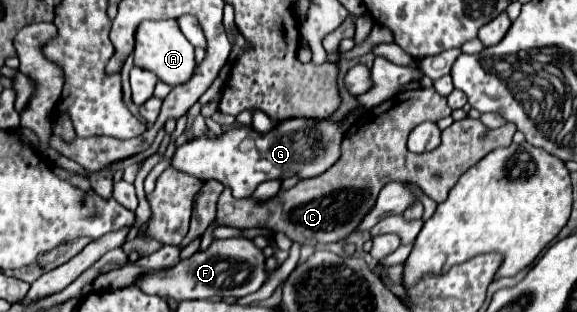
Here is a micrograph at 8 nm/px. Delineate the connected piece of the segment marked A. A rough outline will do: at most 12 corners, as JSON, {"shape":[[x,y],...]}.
{"shape":[[174,19],[136,27],[134,65],[176,87],[194,73],[194,47]]}

